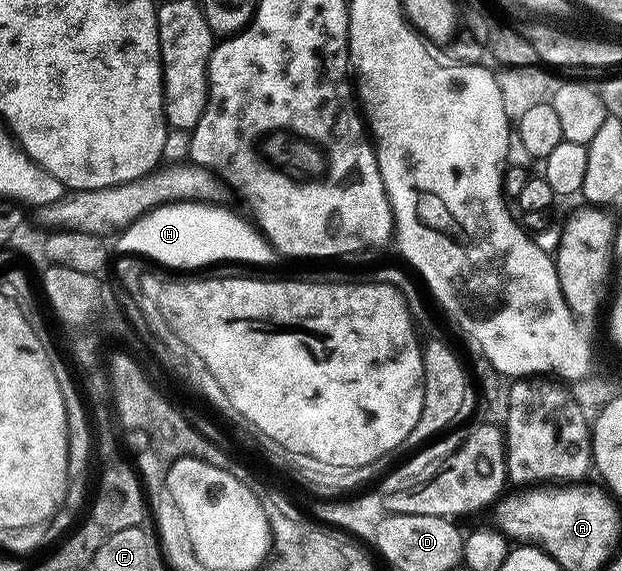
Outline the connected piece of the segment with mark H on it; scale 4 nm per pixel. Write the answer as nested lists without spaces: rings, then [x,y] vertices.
[[[189,200],[168,203],[146,212],[127,225],[115,243],[118,254],[147,257],[177,269],[203,267],[221,261],[249,263],[269,267],[280,262],[281,256],[268,240],[246,219],[237,217],[220,204]]]

